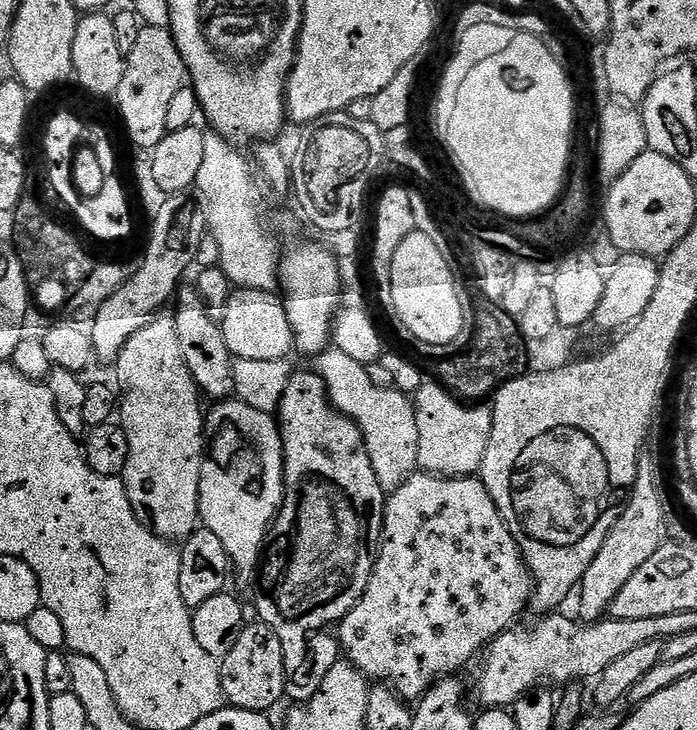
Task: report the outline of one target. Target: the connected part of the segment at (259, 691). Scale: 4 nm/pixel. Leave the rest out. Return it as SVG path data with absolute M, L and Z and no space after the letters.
M245 627L238 642L234 642L234 650L230 650L230 654L219 661L220 681L224 699L231 707L268 714L279 700L285 699L286 662L282 642L278 642L271 628L255 627Z

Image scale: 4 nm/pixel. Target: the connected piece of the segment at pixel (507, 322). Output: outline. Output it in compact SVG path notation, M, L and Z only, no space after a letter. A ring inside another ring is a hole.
M499 303L484 304L476 312L476 329L472 332L468 349L442 361L434 376L452 396L461 401L484 402L503 384L516 379L529 367L528 348L530 344L522 334L519 319Z

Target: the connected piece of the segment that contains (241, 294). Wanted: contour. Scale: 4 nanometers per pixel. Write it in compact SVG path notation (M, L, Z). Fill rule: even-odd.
M240 288L233 291L224 307L224 317L219 320L226 346L233 358L255 358L258 362L282 360L294 348L290 318L284 309L283 299L275 291L262 288Z

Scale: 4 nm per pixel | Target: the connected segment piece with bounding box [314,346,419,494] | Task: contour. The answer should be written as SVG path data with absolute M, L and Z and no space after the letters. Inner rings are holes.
M335 346L319 353L315 360L315 371L320 373L328 388L329 400L343 416L354 421L358 436L364 439L364 448L368 451L366 460L374 470L378 482L384 487L385 493L395 492L418 468L418 429L413 401L394 386L376 386L370 382L364 365Z

